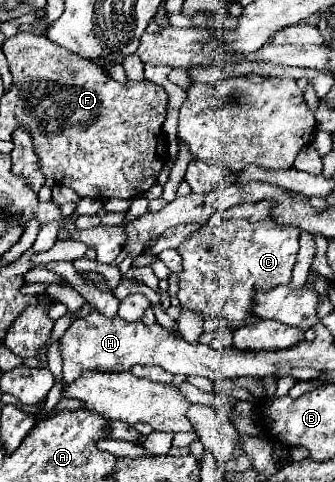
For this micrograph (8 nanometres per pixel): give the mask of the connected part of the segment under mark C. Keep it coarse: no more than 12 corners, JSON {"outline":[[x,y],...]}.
{"outline":[[242,203],[176,249],[180,305],[234,325],[290,283],[298,227]]}

